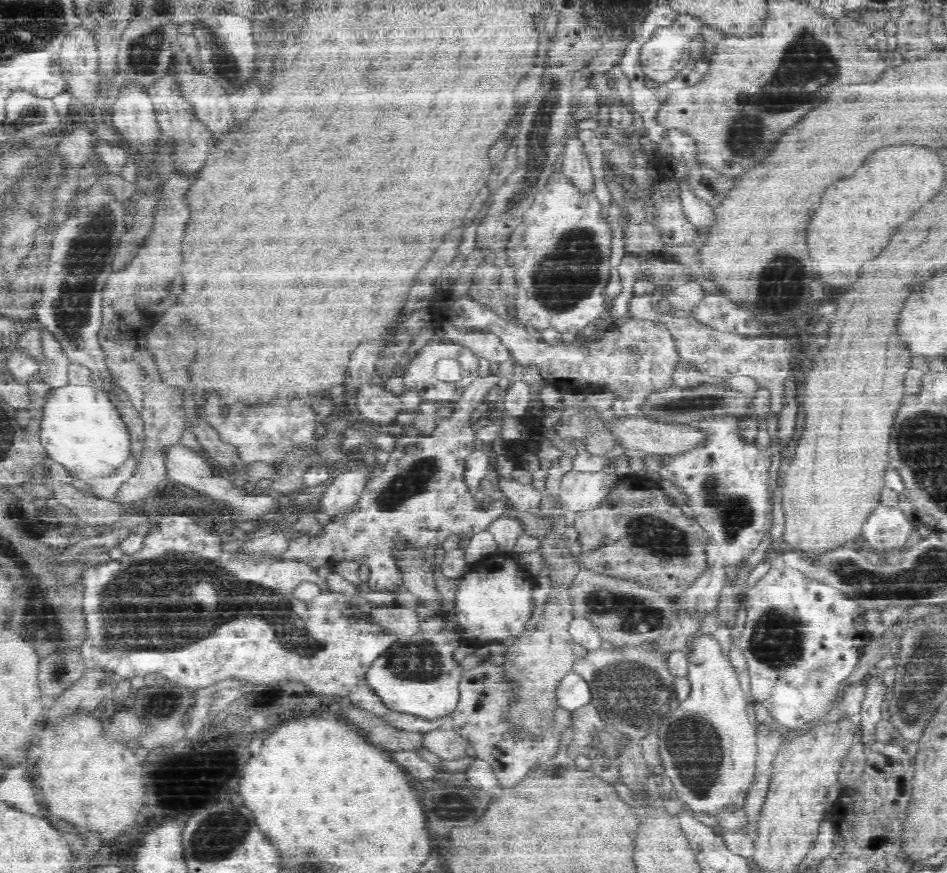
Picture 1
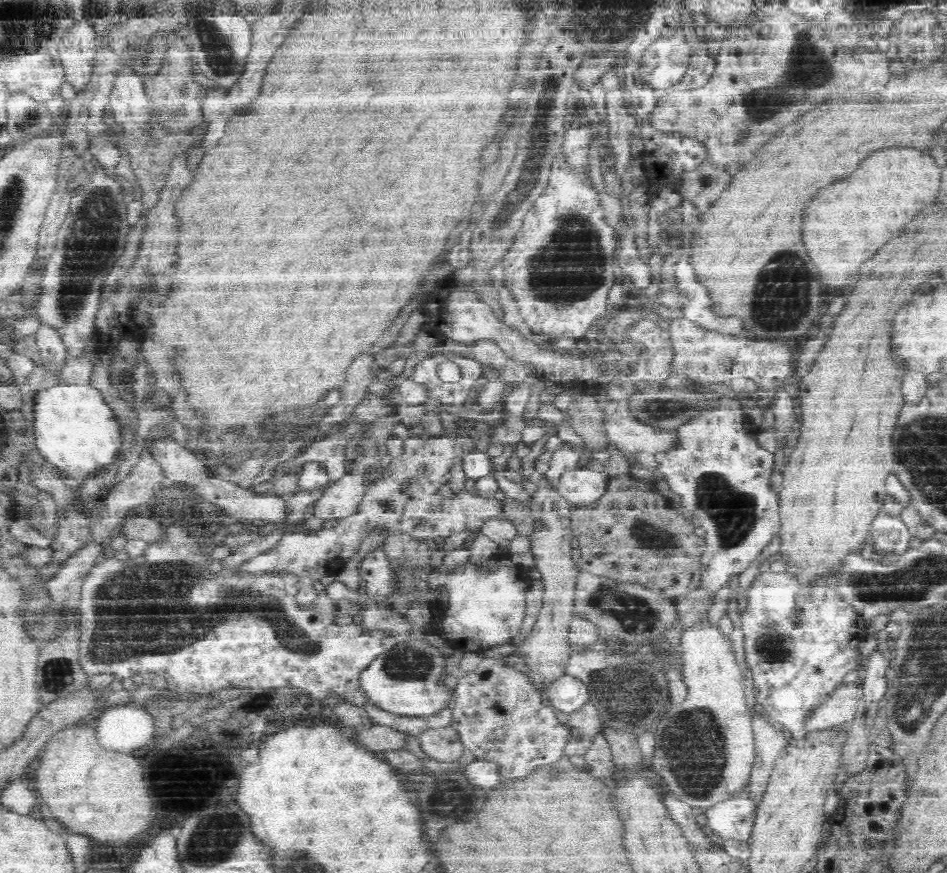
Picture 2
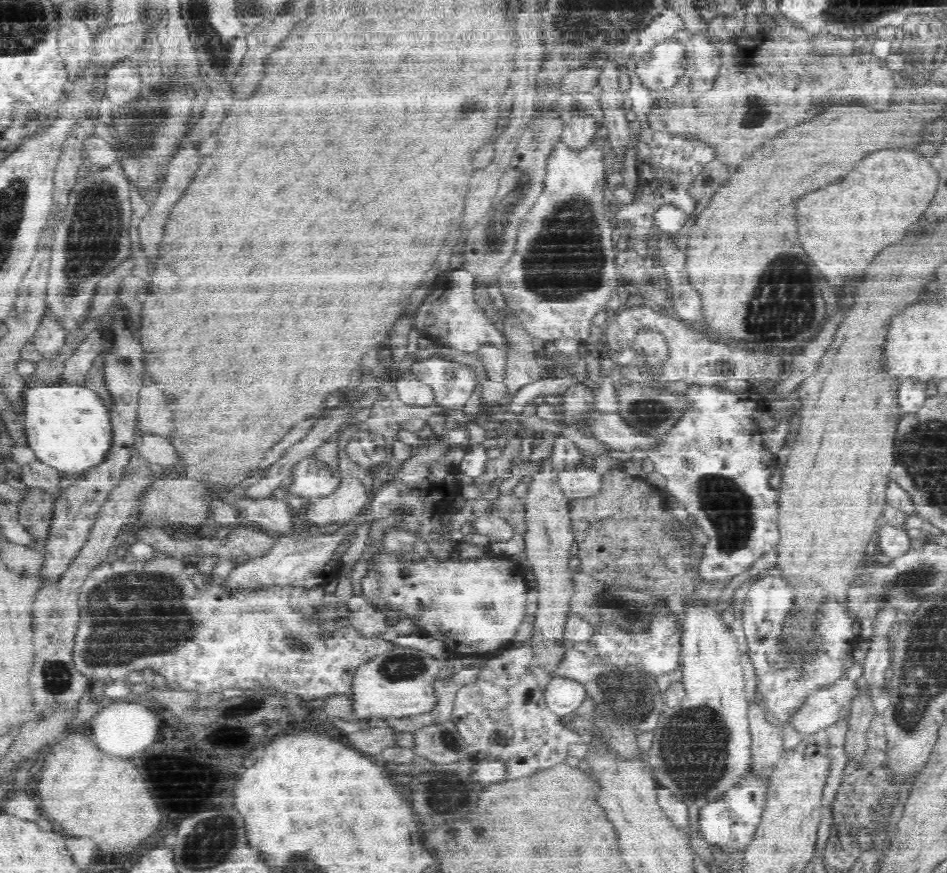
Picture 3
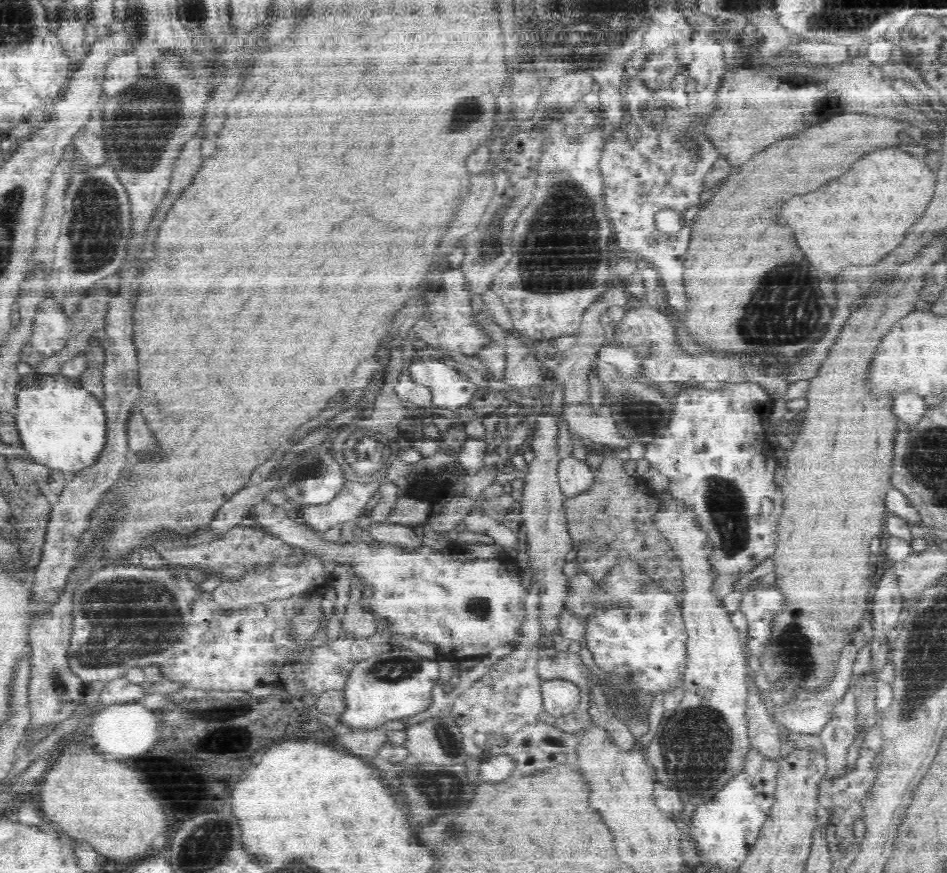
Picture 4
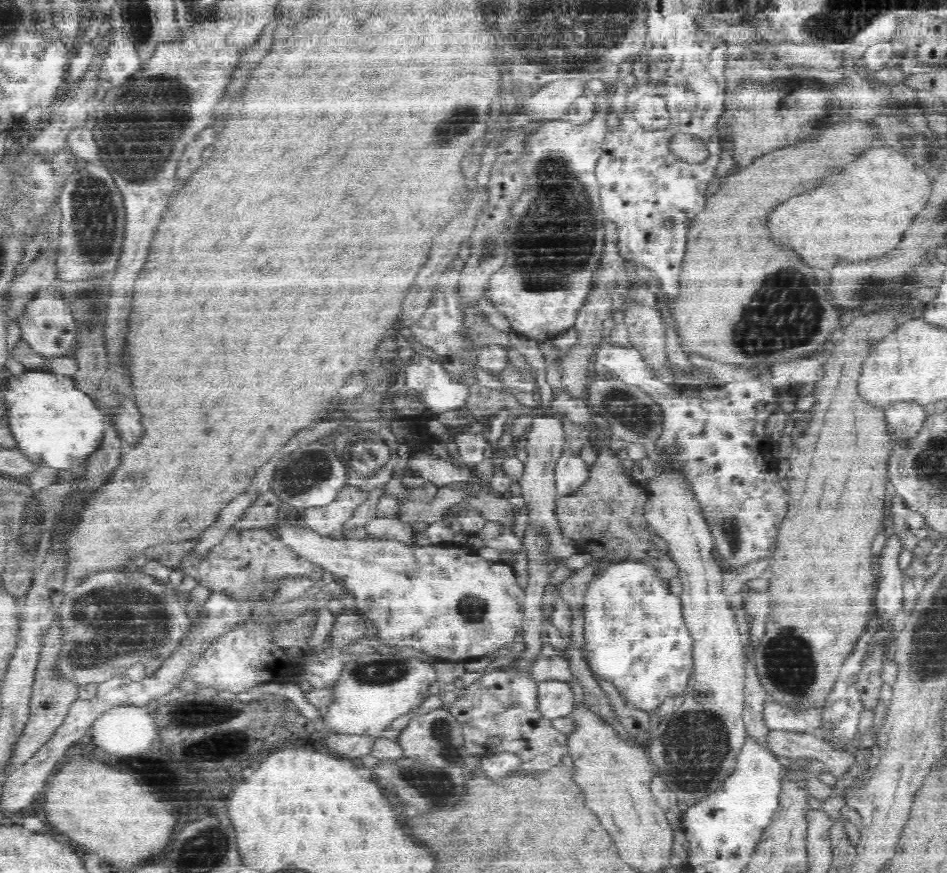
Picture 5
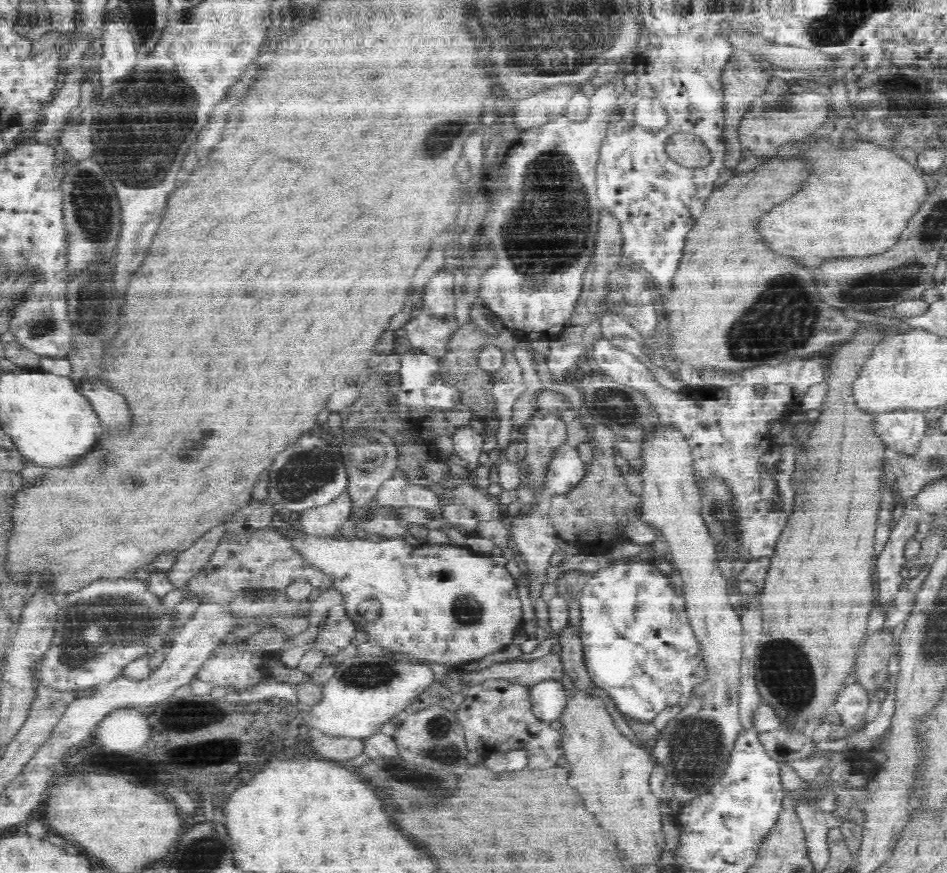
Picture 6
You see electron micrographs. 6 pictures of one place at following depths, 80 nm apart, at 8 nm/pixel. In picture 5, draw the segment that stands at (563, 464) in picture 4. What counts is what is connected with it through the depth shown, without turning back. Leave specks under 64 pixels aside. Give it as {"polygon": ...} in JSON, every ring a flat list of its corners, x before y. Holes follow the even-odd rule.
{"polygon":[[565,449,555,470,556,485,560,497,576,494,591,480,591,468,576,453]]}

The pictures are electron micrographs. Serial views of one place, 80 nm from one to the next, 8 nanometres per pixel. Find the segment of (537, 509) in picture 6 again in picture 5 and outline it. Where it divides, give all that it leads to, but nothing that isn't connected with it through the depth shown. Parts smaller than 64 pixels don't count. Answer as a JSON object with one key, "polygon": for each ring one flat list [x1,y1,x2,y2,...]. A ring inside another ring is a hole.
{"polygon":[[526,530,525,538,522,541,527,550,529,565,528,585,525,588,524,622,522,623,522,641,524,650,520,650,520,656,510,662,508,666,500,666,492,672,481,676,478,680,468,685,464,694,451,706,450,714,462,727,465,749,470,755,489,757,495,754,509,752,520,757,520,771,524,773,536,773,547,771,556,765,561,764,562,758,569,754,569,735,552,727,552,719,546,718,539,709,538,685,534,680,532,666,543,654,546,654,546,647,543,641,544,614,542,614,542,592,548,582,549,568,544,565,542,539,538,539,530,530]]}

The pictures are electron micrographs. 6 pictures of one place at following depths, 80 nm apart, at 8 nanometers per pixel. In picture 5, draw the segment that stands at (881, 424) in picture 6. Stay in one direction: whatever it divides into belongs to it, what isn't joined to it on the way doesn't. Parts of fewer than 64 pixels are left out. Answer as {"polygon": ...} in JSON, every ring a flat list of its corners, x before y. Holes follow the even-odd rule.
{"polygon":[[894,402,888,406,888,422,892,422,892,430,896,430,893,439,908,440,920,426,924,424,926,410,924,404,918,402],[904,434,904,435,900,435]]}

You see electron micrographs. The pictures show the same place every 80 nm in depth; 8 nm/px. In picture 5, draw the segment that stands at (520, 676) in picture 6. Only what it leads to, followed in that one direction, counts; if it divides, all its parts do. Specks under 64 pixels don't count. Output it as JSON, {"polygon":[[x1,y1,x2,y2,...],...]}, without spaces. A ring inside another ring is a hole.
{"polygon":[[548,652,543,654,532,666,534,680,561,680,577,682,576,675,571,669,571,660,565,653]]}

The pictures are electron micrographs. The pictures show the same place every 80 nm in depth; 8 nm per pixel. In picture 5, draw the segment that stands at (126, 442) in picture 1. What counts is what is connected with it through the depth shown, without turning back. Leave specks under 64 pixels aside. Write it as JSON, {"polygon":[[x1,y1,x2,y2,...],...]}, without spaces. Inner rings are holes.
{"polygon":[[28,370,9,380,7,392,9,412,9,428,19,444,19,450,32,462,41,466,56,468,60,472,72,471,70,468,84,468,90,456,100,448,106,428,104,408,96,406,98,402,90,394,86,394,71,376,57,373,45,373,42,370]]}

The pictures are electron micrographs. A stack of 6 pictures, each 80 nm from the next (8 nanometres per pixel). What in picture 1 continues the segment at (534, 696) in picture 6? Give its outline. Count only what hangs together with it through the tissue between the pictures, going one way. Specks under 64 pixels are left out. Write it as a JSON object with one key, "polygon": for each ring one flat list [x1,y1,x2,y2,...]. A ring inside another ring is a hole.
{"polygon":[[575,670,559,682,557,693,559,706,569,711,575,711,591,702,590,685]]}

